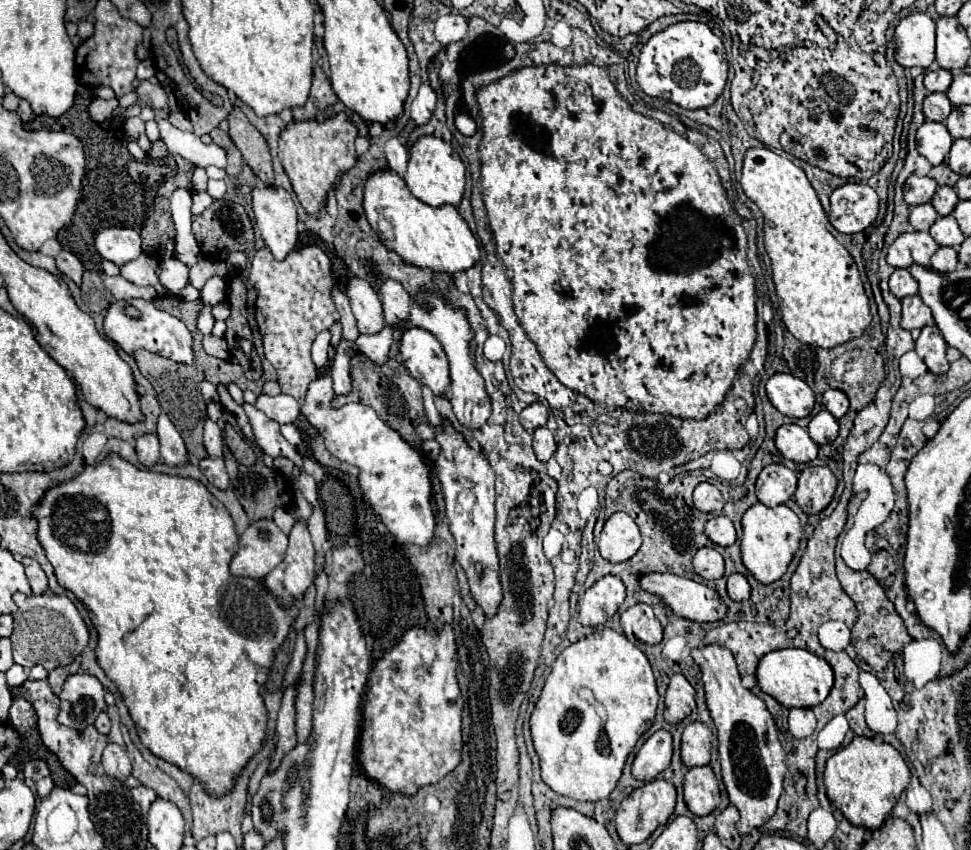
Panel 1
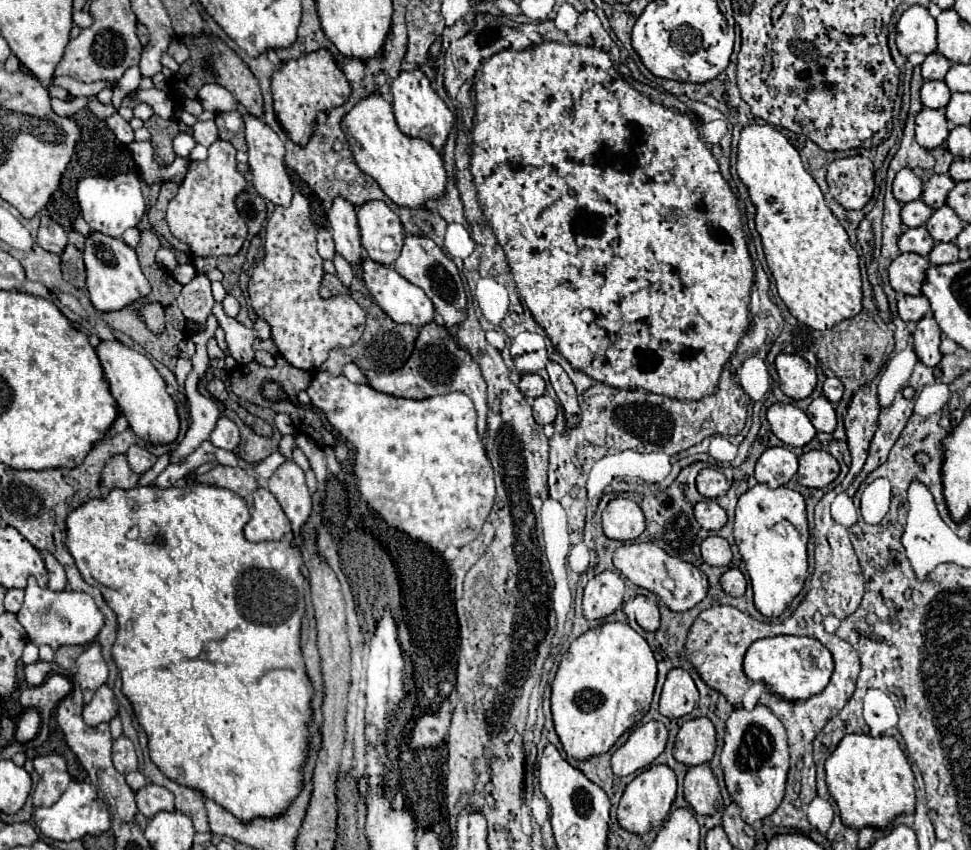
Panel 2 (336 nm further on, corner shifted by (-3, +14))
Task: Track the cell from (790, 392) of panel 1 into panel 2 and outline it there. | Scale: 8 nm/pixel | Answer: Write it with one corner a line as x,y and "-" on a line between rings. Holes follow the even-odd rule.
778,354
774,364
780,378
780,390
786,396
802,400
812,394
816,386
816,370
806,358
798,354

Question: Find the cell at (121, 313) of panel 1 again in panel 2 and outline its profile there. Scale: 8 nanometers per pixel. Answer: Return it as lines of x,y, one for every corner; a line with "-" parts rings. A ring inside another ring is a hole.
90,232
86,236
84,244
84,262
86,262
86,288
90,302
94,304
96,310
106,312
106,310
120,310
140,298
146,298
150,294
150,284
146,282
134,248
130,248
126,242
120,238
106,236
102,232

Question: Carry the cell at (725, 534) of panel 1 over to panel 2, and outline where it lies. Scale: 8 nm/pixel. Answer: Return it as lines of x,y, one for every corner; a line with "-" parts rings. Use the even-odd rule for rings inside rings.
704,500
694,506
694,518
704,530
720,530
726,524
726,512
714,500

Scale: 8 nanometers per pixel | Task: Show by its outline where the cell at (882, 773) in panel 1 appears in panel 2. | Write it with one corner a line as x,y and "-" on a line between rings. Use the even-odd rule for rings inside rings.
848,734
826,760
826,784
838,804
842,824
848,828
886,828
900,814
912,814
916,806
914,774
892,736
872,738
866,734

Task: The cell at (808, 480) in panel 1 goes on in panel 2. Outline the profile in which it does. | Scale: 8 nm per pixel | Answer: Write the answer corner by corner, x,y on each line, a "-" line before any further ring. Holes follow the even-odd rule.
810,450
800,456
800,468
796,472
798,482
808,488
828,486
840,472
836,458
824,450

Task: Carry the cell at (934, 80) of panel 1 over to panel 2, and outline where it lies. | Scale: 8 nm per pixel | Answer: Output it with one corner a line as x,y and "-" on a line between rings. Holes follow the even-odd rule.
932,52
926,56
926,60
922,64
922,76
924,76
924,80
944,80
948,68
950,68
950,62
946,58
942,58
942,54

